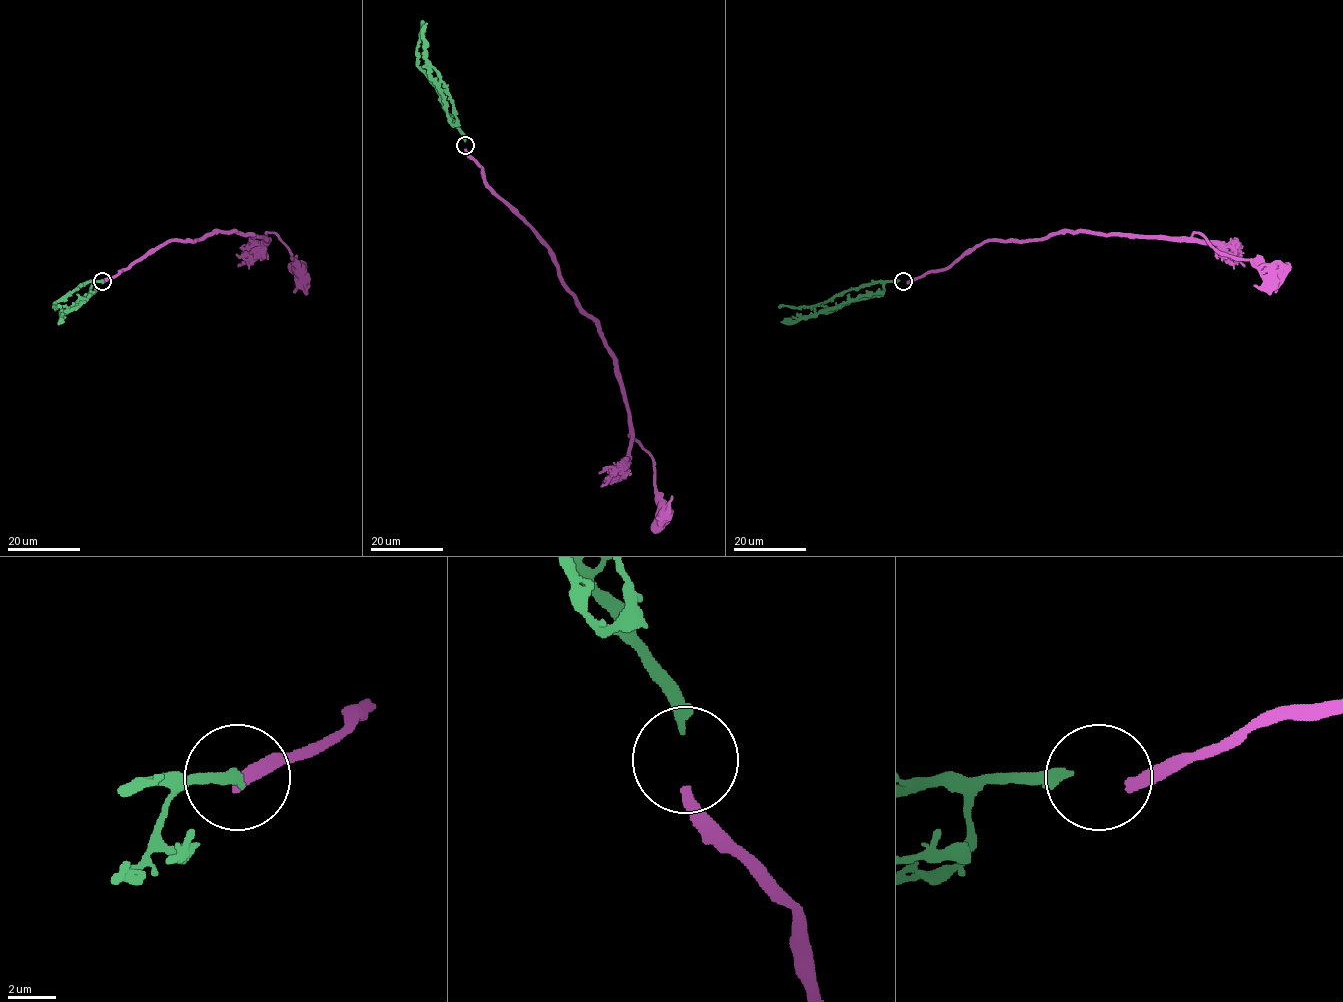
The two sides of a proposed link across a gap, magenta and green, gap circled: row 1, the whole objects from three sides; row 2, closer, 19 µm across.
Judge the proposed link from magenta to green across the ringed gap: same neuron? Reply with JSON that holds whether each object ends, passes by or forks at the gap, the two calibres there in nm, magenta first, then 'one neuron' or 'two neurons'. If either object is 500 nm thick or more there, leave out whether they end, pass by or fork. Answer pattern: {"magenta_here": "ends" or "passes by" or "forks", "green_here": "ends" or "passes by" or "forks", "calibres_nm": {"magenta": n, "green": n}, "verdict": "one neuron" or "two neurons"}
{"magenta_here": "ends", "green_here": "ends", "calibres_nm": {"magenta": 460, "green": 360}, "verdict": "one neuron"}

